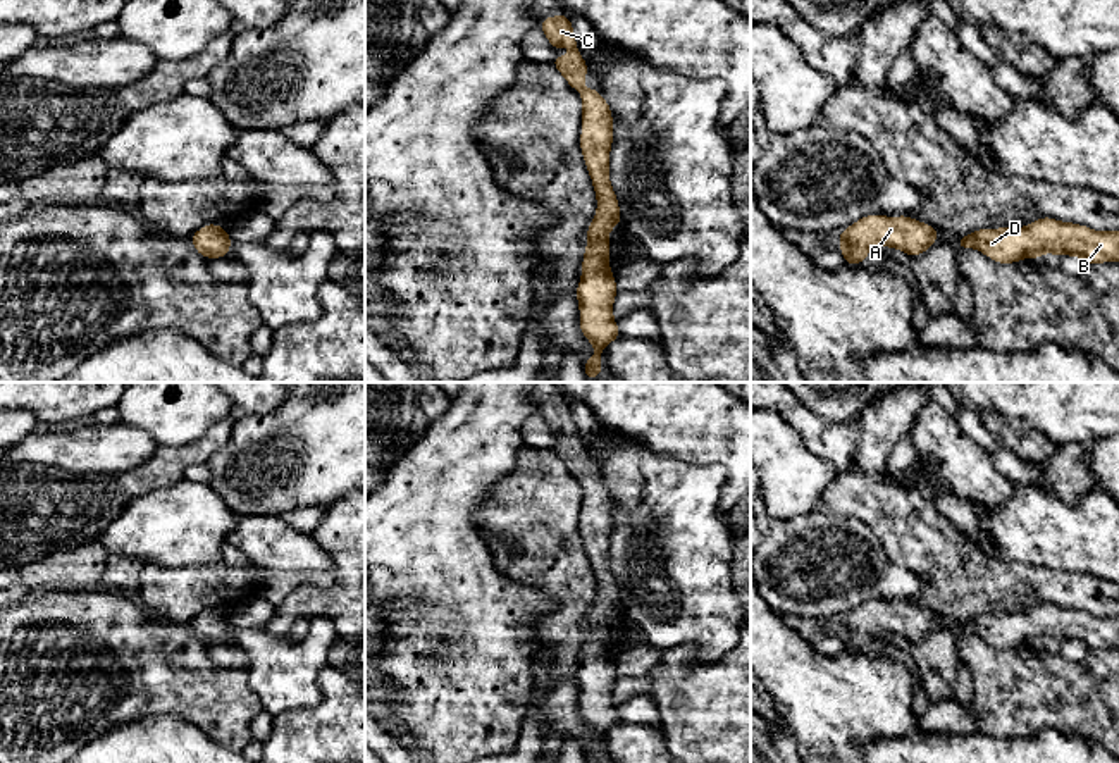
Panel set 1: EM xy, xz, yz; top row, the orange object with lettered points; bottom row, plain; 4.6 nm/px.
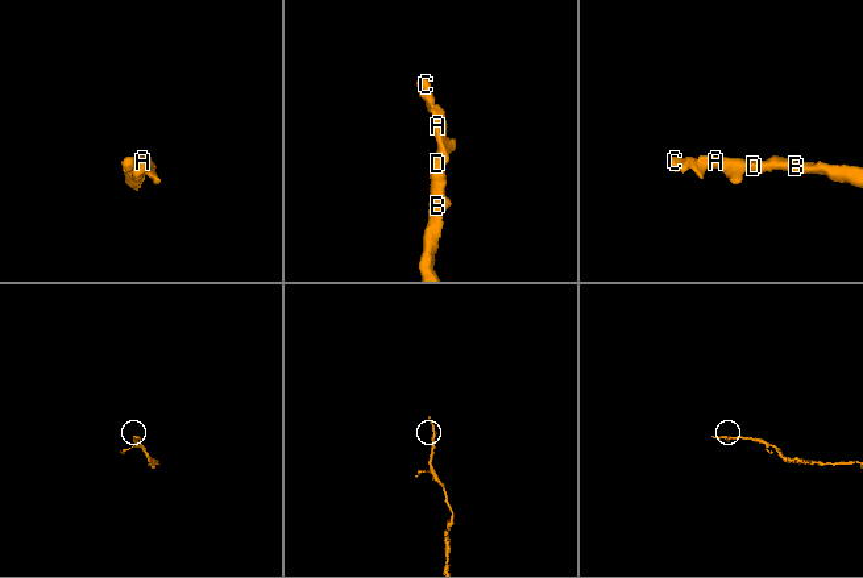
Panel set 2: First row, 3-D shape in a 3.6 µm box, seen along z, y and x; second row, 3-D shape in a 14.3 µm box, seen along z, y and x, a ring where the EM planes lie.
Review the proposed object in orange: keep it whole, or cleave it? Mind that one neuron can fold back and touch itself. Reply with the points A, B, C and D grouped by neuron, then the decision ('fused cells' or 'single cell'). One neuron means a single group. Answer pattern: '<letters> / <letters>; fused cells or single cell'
A B C D; single cell

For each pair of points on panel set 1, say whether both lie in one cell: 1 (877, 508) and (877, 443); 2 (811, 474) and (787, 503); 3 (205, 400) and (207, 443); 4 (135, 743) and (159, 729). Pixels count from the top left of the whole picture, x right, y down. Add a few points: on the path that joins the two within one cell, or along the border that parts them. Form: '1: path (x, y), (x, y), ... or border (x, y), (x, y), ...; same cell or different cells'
1: border (853, 471), (880, 472); different cells
2: path (804, 481), (789, 496); same cell
3: border (236, 410), (216, 422), (198, 440), (169, 446); different cells
4: path (140, 743), (145, 743), (154, 734); same cell

